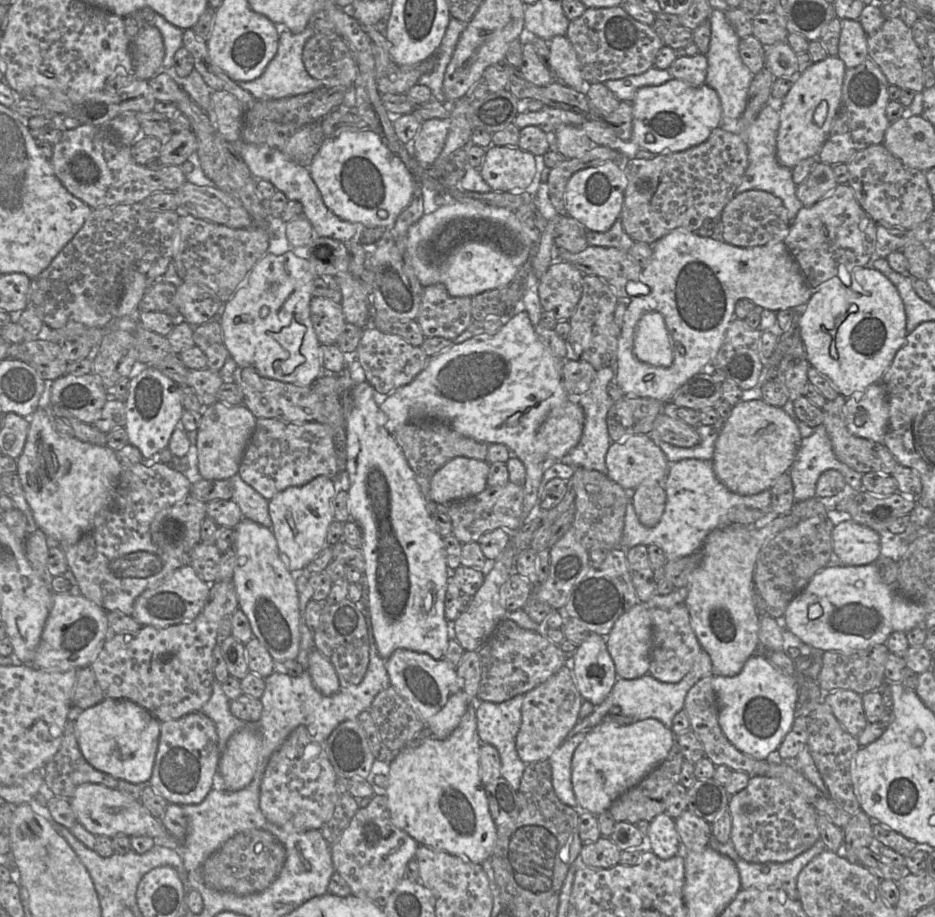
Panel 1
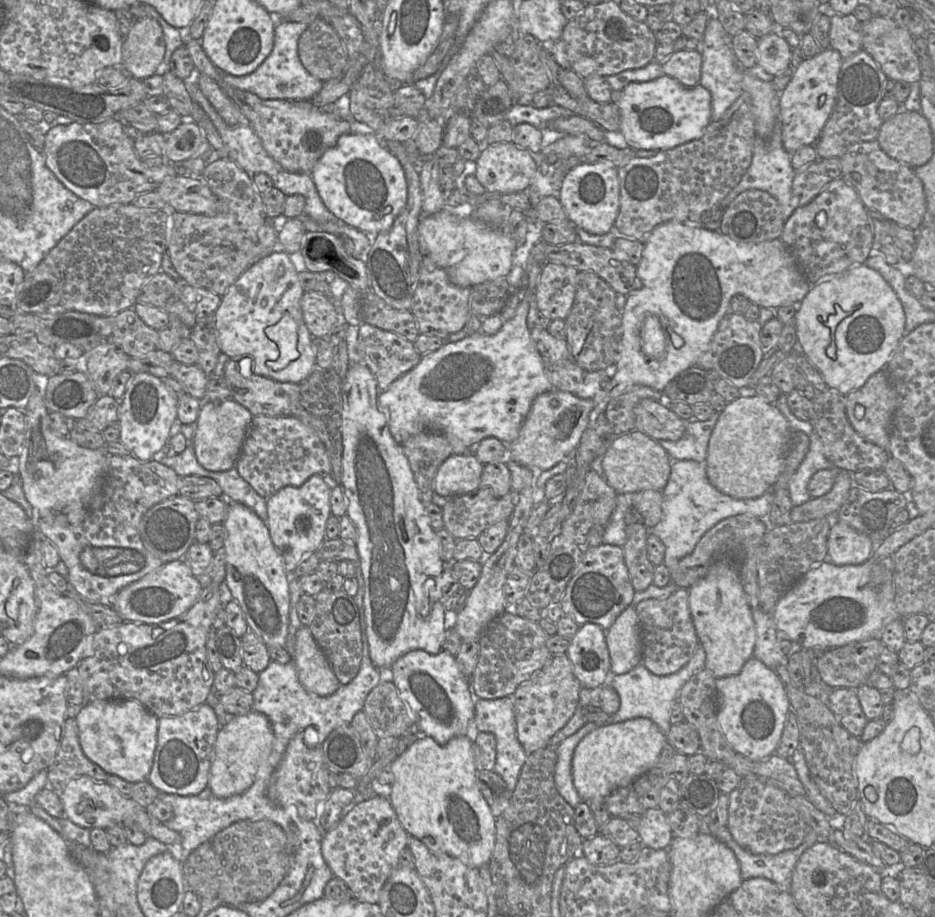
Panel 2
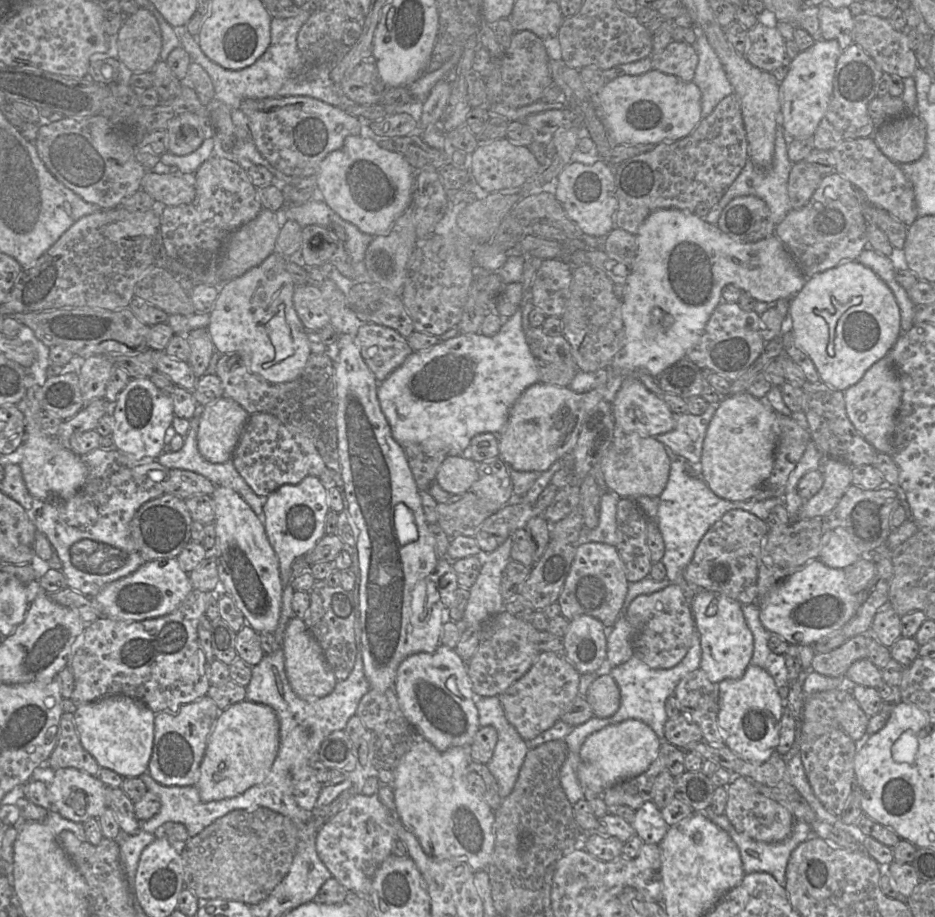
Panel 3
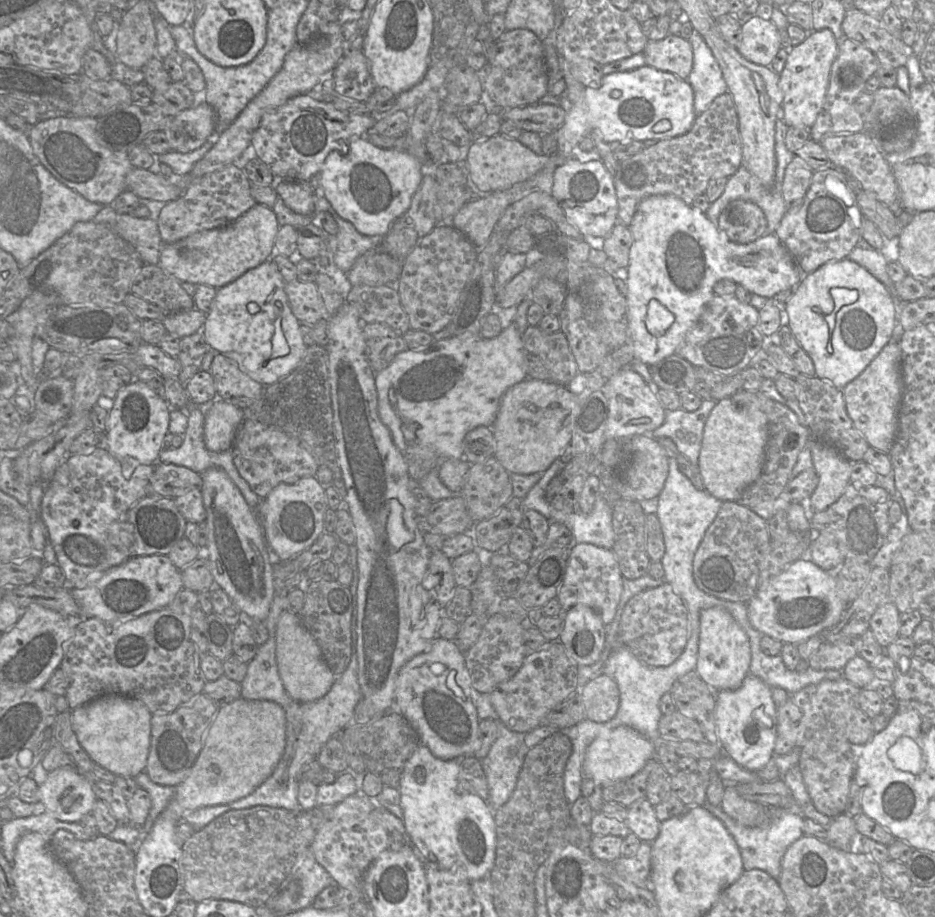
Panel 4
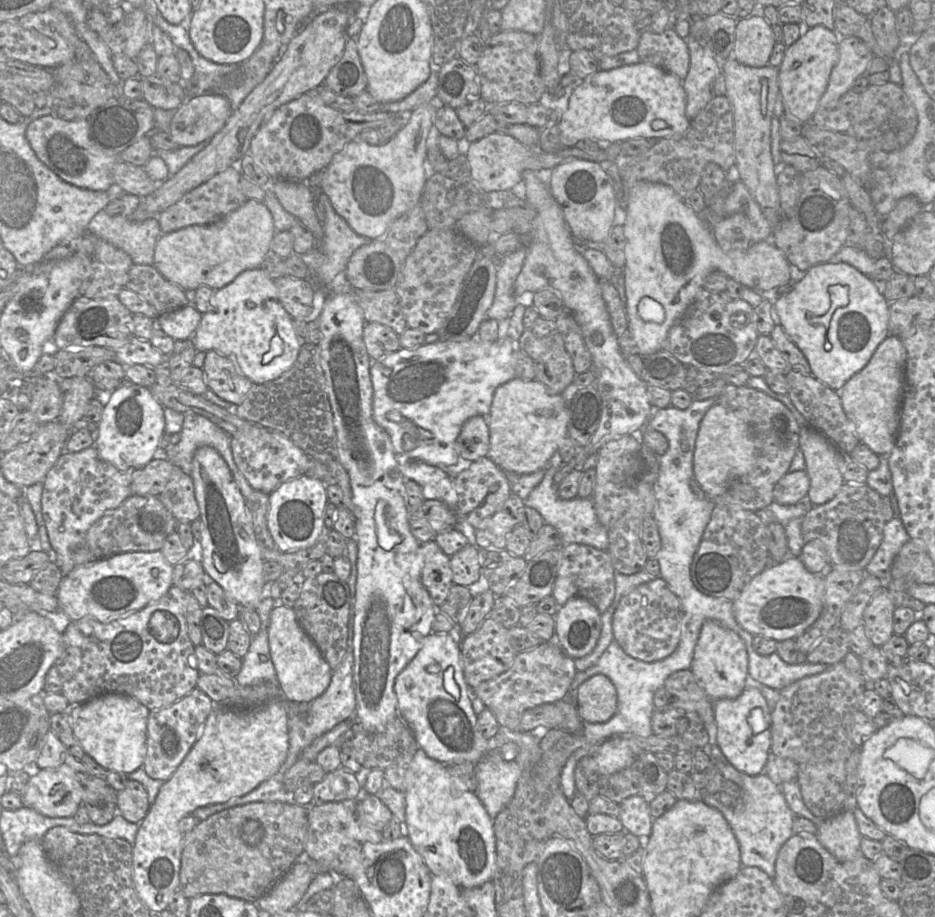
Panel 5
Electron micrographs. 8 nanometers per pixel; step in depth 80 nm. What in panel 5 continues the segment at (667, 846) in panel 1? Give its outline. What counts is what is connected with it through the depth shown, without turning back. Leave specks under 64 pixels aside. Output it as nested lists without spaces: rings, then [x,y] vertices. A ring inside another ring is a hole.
[[[633,795],[620,803],[620,821],[625,832],[645,840],[652,832],[653,818],[649,803],[640,795]]]

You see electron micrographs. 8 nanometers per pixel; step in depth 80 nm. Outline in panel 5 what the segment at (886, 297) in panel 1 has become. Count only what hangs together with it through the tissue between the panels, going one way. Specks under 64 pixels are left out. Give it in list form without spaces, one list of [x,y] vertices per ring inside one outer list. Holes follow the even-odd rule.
[[[820,263],[811,267],[803,274],[794,289],[783,296],[779,296],[773,303],[774,322],[780,324],[787,335],[802,351],[807,359],[814,377],[835,391],[840,391],[844,384],[856,373],[862,370],[869,362],[879,344],[889,335],[889,303],[879,290],[872,278],[858,271],[847,263]],[[844,285],[849,289],[849,303],[837,308],[832,315],[828,329],[822,324],[811,324],[809,319],[813,316],[828,314],[831,306],[829,287]],[[831,342],[831,349],[826,351],[824,346]]]

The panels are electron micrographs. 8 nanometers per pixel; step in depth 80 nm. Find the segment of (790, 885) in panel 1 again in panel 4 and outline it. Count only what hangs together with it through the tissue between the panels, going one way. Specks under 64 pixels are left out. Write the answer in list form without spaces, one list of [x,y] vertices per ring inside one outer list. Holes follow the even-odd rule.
[[[709,802],[704,807],[720,819],[734,837],[742,857],[744,870],[760,869],[771,875],[777,882],[781,875],[781,861],[788,847],[804,835],[804,816],[800,812],[792,812],[782,808],[770,808],[770,821],[758,827],[746,827],[728,816],[721,806],[713,806]]]

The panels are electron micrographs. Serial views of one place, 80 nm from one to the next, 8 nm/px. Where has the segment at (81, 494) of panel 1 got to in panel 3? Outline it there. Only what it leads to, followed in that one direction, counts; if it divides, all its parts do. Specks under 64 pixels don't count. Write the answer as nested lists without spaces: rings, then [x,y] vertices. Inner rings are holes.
[[[29,370],[26,376],[26,387],[24,449],[20,463],[23,480],[34,499],[40,501],[69,499],[84,485],[88,468],[81,456],[63,446],[56,437],[44,435],[38,428],[38,414],[43,410],[41,407],[41,387],[33,380]]]

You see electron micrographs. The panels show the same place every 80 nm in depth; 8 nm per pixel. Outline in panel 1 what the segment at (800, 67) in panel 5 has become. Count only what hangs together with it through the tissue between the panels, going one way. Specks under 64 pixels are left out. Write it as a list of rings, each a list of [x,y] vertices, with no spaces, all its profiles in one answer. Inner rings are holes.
[[[828,56],[812,63],[804,72],[797,74],[786,96],[776,103],[780,117],[776,156],[781,165],[792,169],[803,159],[817,157],[840,106],[845,70],[838,56]]]

